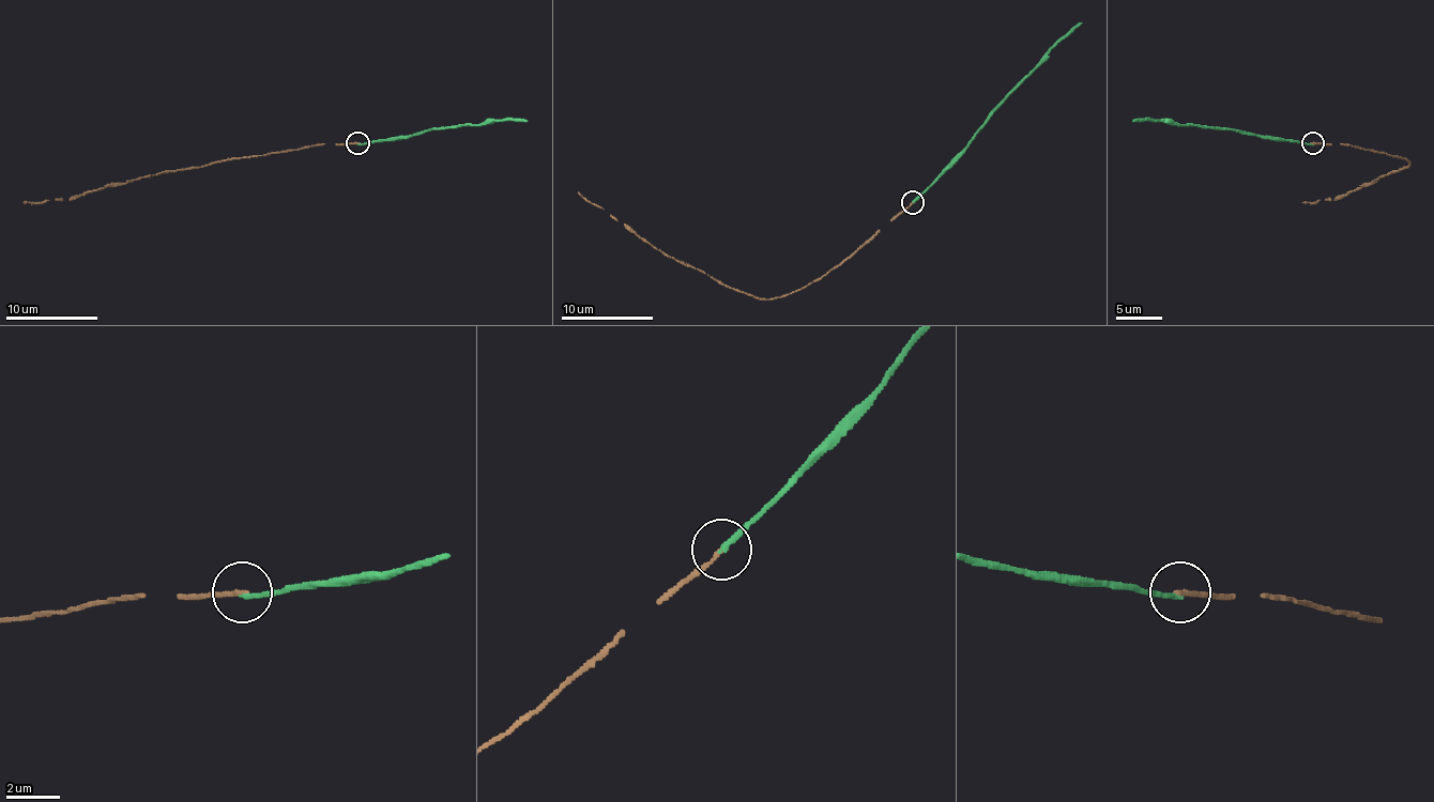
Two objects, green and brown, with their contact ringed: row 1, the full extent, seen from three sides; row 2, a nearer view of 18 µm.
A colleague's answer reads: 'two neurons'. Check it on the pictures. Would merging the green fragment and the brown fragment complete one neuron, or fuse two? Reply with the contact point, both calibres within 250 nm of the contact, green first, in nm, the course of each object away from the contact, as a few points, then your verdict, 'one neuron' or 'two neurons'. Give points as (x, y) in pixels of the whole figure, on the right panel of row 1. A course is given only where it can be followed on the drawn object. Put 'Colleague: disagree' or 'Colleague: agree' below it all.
place (1313, 142); calibres 180 and 180 nm; course green (1312, 143), (1262, 139), (1161, 121), (1133, 121); course brown (1312, 143), (1346, 143), (1404, 157), (1410, 164), (1360, 189), (1316, 203), (1302, 203); two neurons
Colleague: agree

